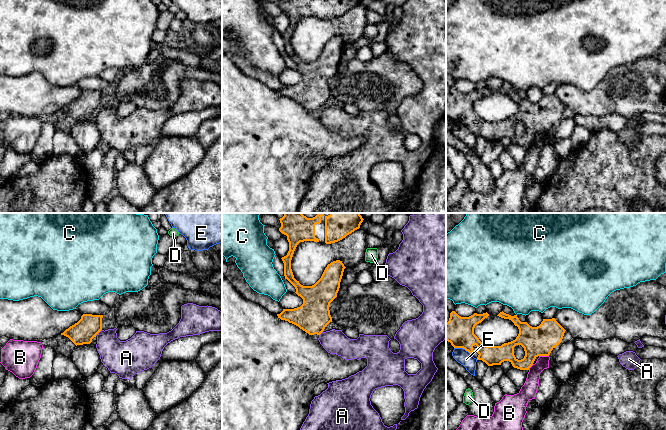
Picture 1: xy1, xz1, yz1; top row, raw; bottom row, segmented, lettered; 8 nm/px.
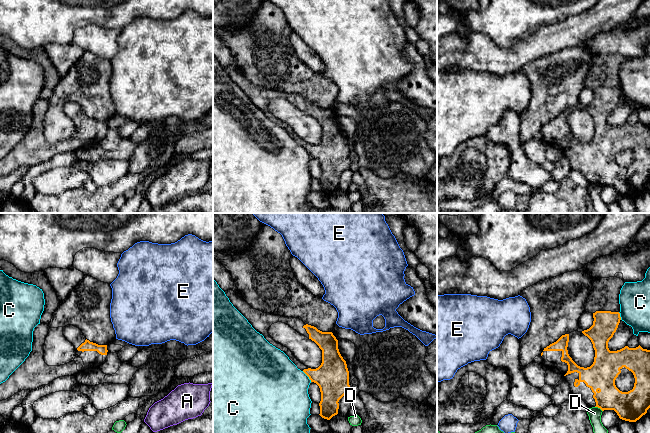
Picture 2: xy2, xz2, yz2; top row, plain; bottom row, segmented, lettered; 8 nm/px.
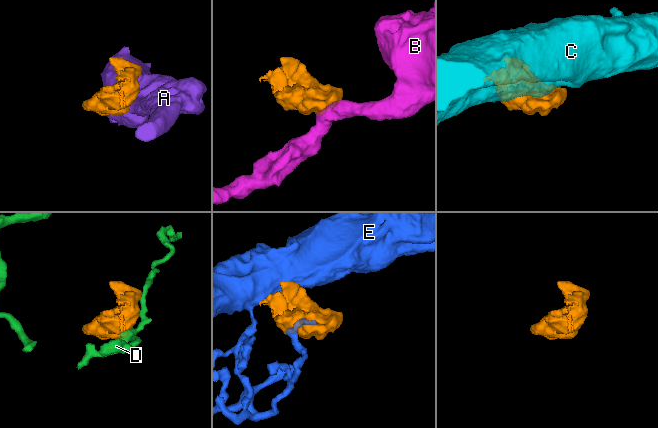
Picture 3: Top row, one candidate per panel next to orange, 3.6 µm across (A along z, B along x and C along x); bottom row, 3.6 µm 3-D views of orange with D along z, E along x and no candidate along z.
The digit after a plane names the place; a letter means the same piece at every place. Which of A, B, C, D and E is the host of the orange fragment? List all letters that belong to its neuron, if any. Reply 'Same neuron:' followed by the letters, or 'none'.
Same neuron: none

